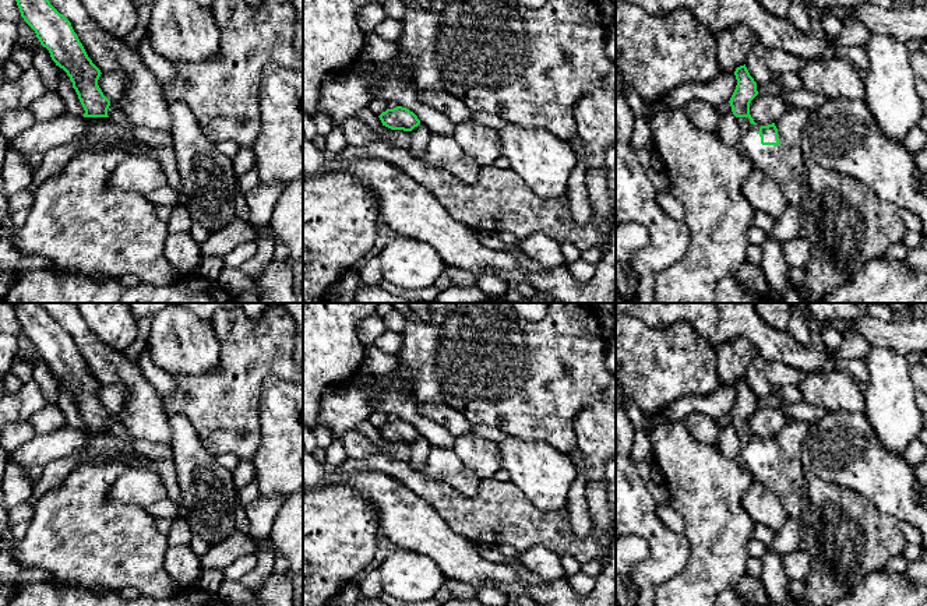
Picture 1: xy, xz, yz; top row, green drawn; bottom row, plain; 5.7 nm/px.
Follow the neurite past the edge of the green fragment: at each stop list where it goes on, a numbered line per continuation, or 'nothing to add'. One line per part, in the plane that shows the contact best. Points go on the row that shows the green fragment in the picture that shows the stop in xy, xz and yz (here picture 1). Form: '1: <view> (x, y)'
1: yz (785, 164)

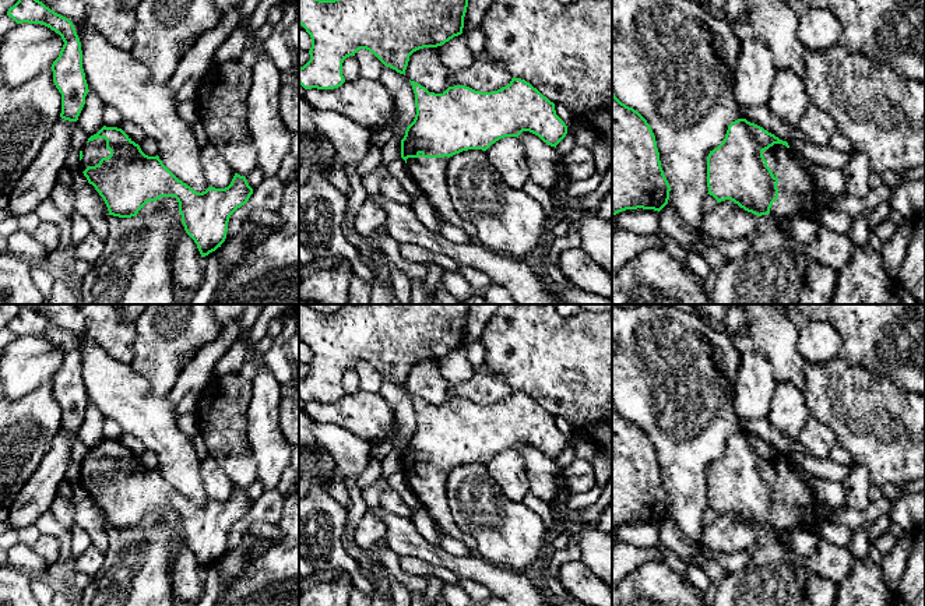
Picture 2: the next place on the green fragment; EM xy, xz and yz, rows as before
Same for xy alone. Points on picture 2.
1: xy (94, 151)

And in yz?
1: yz (798, 196)

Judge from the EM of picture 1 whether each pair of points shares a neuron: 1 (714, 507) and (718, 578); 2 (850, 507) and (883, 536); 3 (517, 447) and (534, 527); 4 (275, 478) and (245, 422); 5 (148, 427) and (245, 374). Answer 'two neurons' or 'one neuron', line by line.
1: one neuron
2: one neuron
3: two neurons
4: two neurons
5: two neurons

